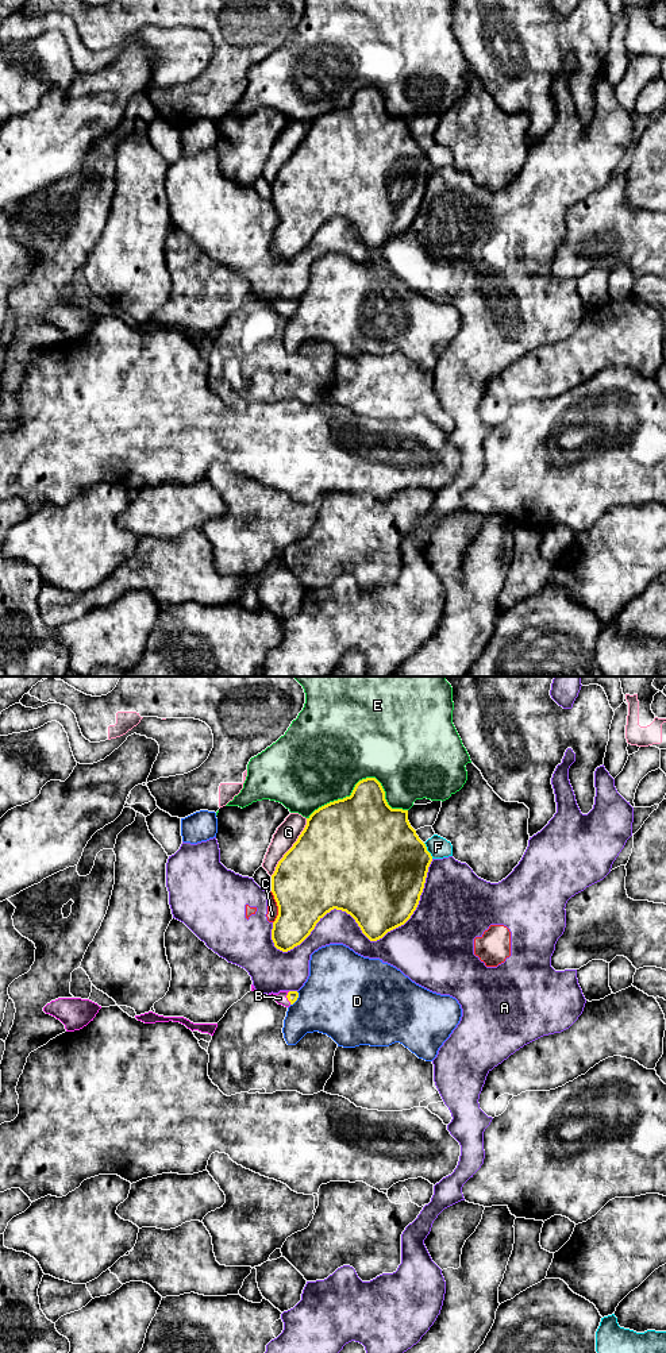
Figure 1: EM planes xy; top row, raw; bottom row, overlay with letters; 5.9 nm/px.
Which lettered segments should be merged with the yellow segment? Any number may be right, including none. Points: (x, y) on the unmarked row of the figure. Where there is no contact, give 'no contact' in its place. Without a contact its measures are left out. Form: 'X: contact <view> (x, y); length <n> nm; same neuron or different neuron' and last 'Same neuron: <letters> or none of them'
A: contact xy (366, 245); length 1100 nm; different neuron
B: contact xy (287, 305); length 80 nm; same neuron
C: contact xy (278, 216); length 190 nm; different neuron
D: contact xy (297, 305); length 100 nm; different neuron
E: contact xy (362, 88); length 600 nm; different neuron
F: contact xy (427, 160); length 110 nm; different neuron
G: contact xy (292, 155); length 400 nm; different neuron
Same neuron: B

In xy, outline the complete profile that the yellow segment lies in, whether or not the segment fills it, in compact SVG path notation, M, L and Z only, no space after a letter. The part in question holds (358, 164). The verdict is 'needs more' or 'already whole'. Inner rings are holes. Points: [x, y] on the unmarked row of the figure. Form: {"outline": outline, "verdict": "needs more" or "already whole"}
{"outline": "M376 86L359 89L351 104L315 119L293 155L272 184L278 215L274 255L288 261L300 254L331 219L350 223L362 242L377 250L404 234L416 219L432 170L408 130L408 119L392 117Z", "verdict": "already whole"}

